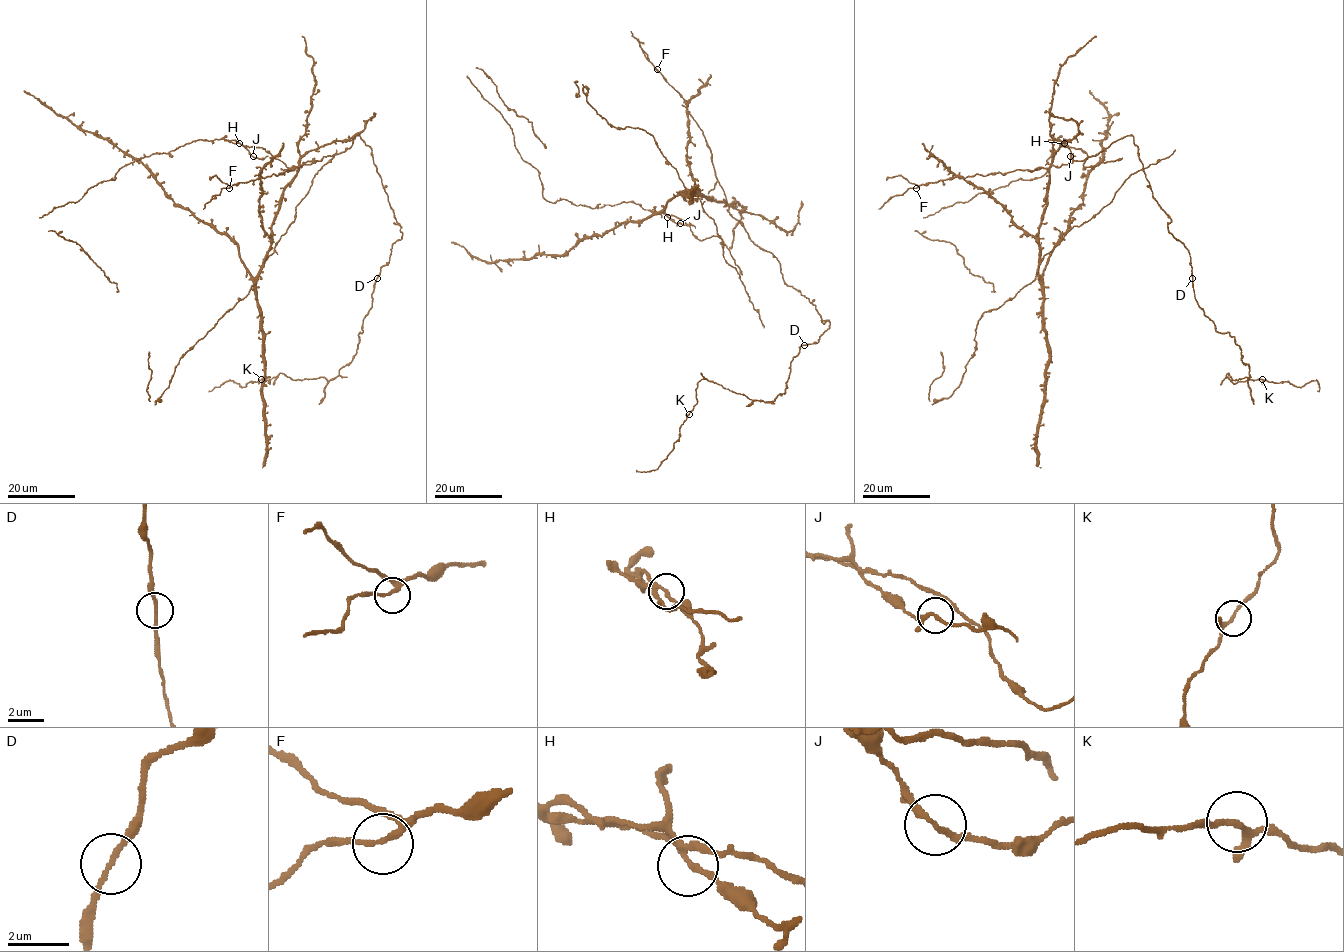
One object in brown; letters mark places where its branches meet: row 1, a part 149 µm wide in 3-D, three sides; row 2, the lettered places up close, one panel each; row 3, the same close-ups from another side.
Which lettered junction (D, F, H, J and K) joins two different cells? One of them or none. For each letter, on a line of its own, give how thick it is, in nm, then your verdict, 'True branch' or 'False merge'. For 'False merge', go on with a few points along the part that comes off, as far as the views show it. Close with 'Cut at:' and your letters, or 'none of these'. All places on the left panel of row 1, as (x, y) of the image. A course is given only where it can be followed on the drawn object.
D: Thickness 170 nm. True branch
F: Thickness 160 nm. True branch
H: Thickness 170 nm. True branch
J: Thickness 160 nm. True branch
K: Thickness 150 nm. True branch
Cut at: none of these

